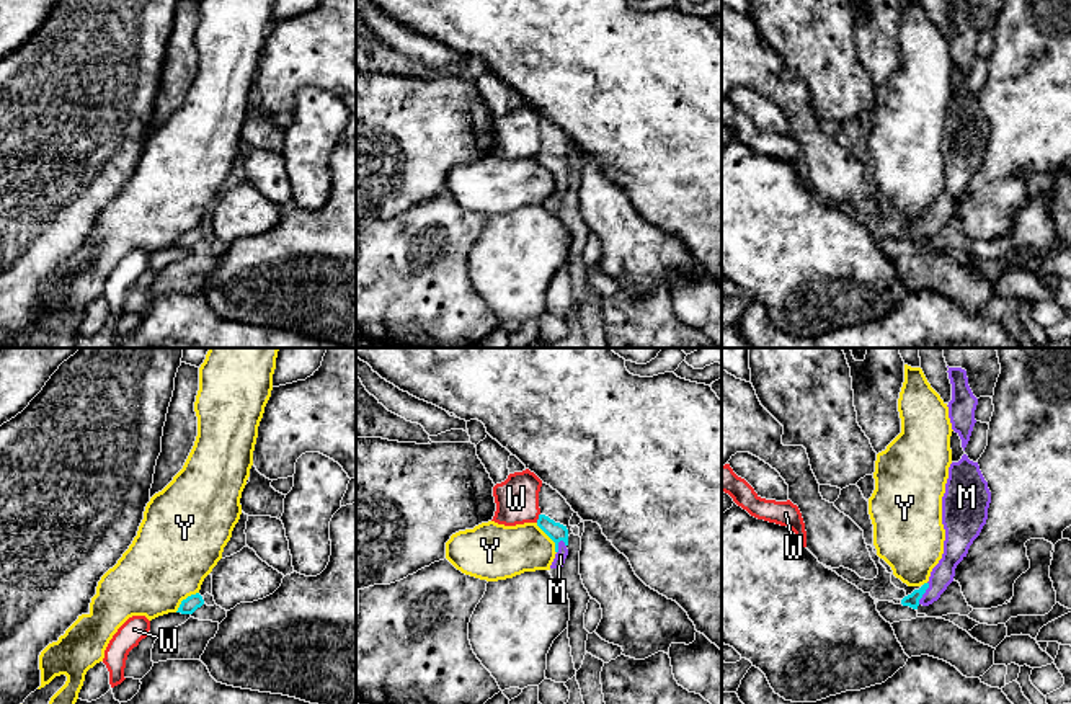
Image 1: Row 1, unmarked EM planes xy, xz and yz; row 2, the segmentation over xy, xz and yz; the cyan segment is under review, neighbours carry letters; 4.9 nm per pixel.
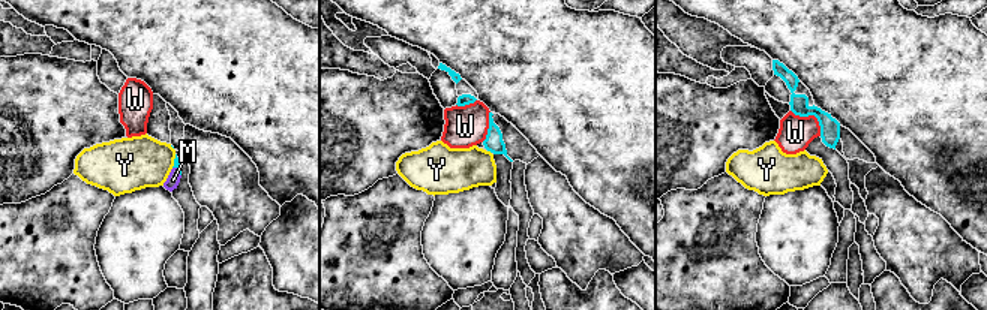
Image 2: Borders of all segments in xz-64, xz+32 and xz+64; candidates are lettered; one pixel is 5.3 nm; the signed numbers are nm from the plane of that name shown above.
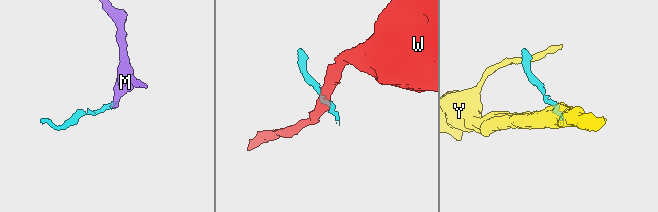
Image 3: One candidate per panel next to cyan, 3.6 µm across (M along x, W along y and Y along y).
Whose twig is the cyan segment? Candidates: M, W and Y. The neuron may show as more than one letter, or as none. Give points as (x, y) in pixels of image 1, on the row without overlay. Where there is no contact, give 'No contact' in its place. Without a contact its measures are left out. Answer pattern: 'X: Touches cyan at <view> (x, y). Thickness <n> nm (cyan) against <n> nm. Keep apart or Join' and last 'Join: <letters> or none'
M: Touches cyan at yz (924, 226). Thickness 70 nm (cyan) against 110 nm. Join
W: Touches cyan at xz (539, 152). Thickness 90 nm (cyan) against 220 nm. Keep apart
Y: Touches cyan at xz (549, 170). Thickness 90 nm (cyan) against 260 nm. Keep apart
Join: M

